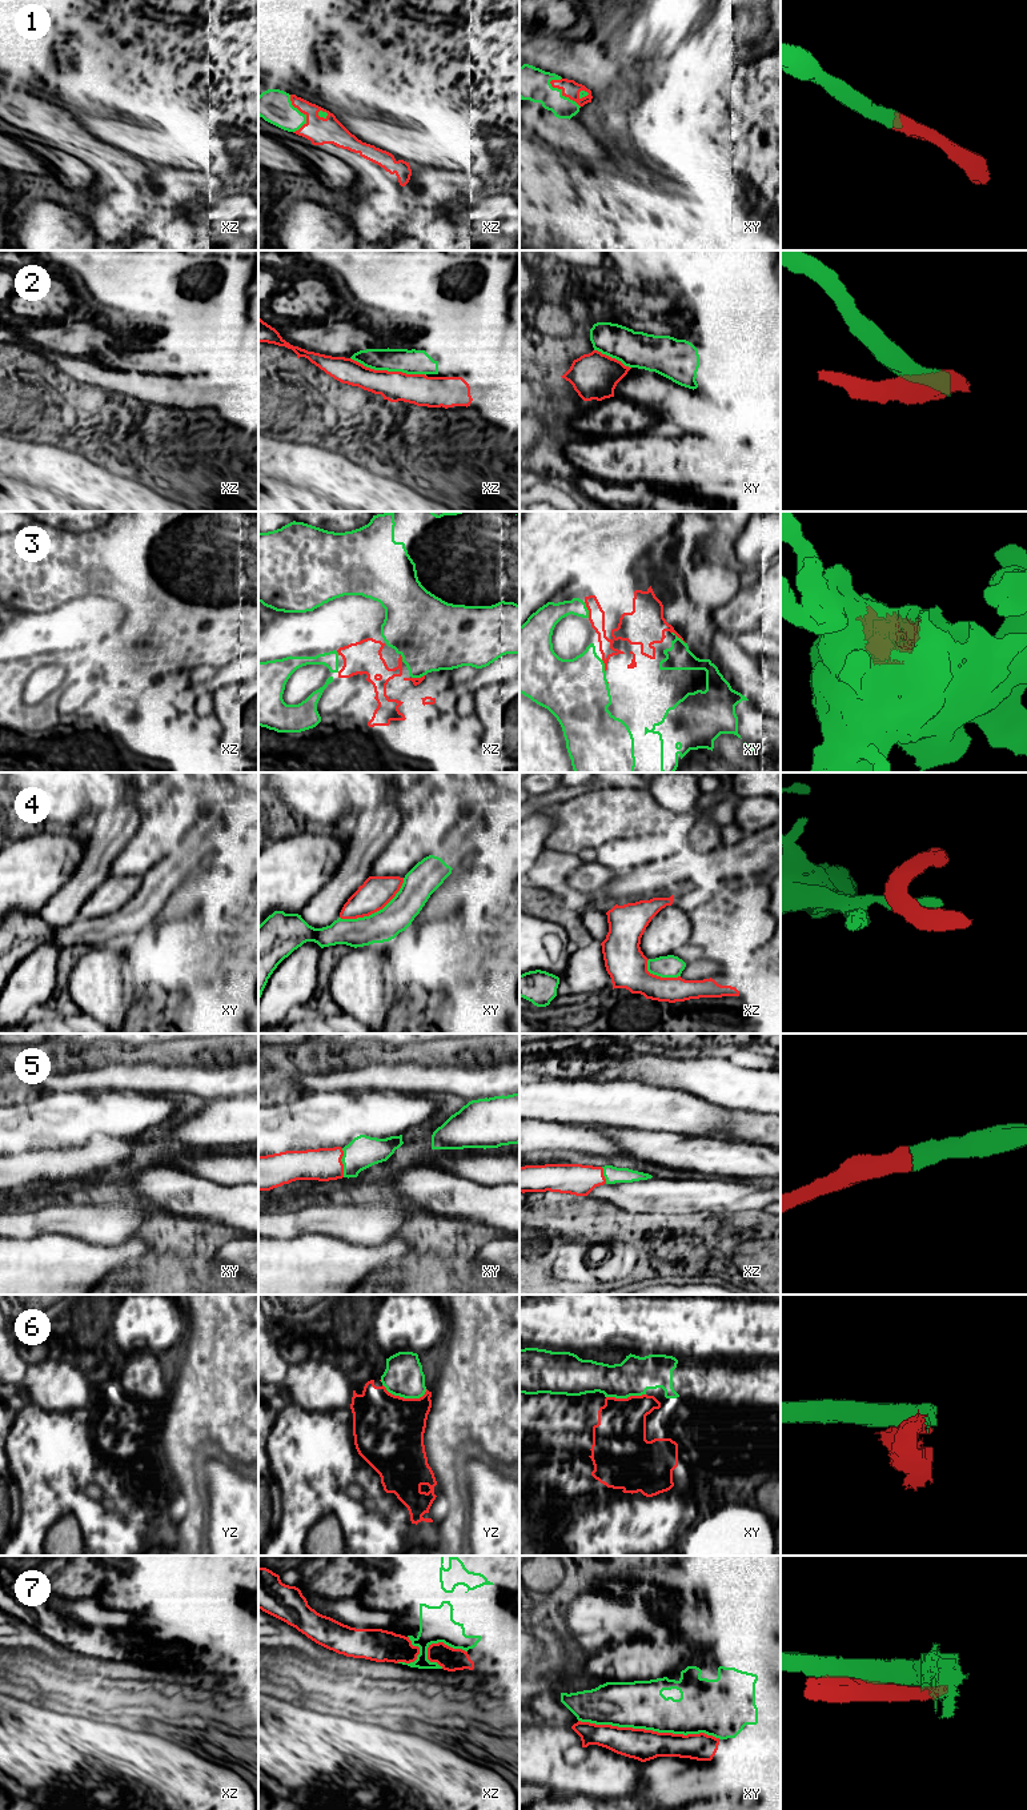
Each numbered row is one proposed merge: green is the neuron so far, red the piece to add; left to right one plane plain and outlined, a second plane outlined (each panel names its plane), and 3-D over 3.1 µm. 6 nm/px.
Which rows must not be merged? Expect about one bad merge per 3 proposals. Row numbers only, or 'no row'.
2, 4, 6, 7

